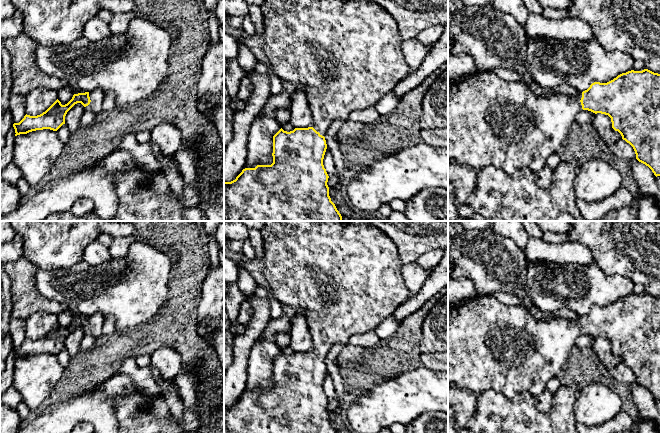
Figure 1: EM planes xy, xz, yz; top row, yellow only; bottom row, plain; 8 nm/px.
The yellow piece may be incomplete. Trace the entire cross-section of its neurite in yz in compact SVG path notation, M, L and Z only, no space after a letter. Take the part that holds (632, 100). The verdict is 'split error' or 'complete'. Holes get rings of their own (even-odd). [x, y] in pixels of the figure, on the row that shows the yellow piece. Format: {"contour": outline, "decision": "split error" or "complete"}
{"contour": "M648 69L622 73L607 83L594 82L575 97L538 96L527 85L503 80L493 72L473 74L457 83L448 82L448 159L477 171L492 166L508 175L522 168L536 172L562 146L582 110L608 115L612 128L633 147L636 159L648 166L656 177L660 176L660 74Z", "decision": "split error"}

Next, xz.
{"contour": "M264 0L261 9L269 65L279 78L306 91L313 124L290 132L281 128L273 136L271 165L245 168L235 180L224 182L224 221L342 221L329 196L329 176L323 165L327 149L324 136L335 120L344 122L351 112L375 106L410 74L397 23L373 0Z", "decision": "split error"}

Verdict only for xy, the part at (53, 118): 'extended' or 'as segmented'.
extended

